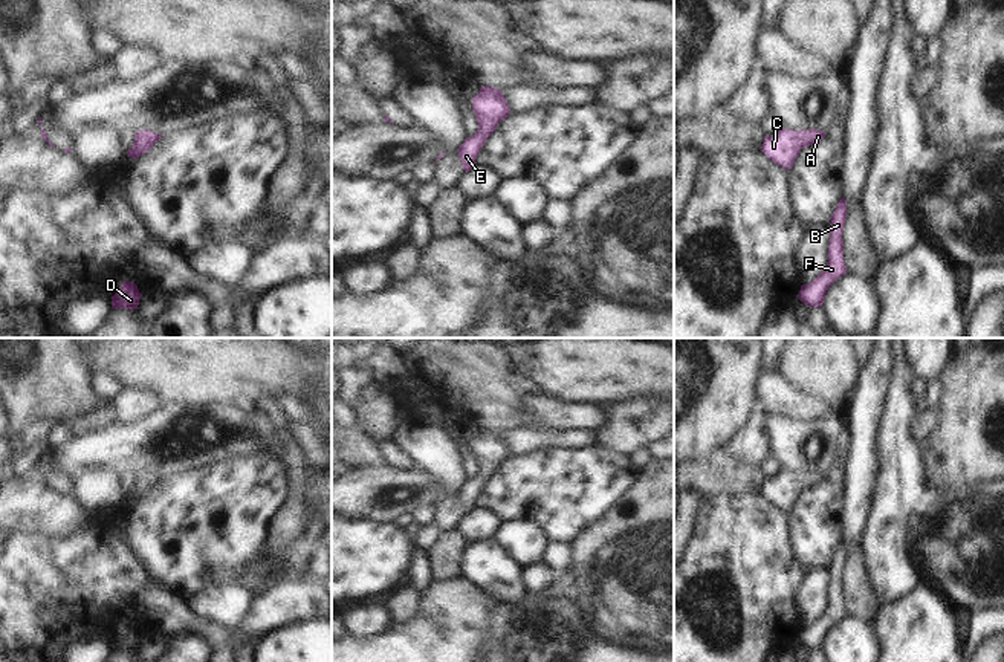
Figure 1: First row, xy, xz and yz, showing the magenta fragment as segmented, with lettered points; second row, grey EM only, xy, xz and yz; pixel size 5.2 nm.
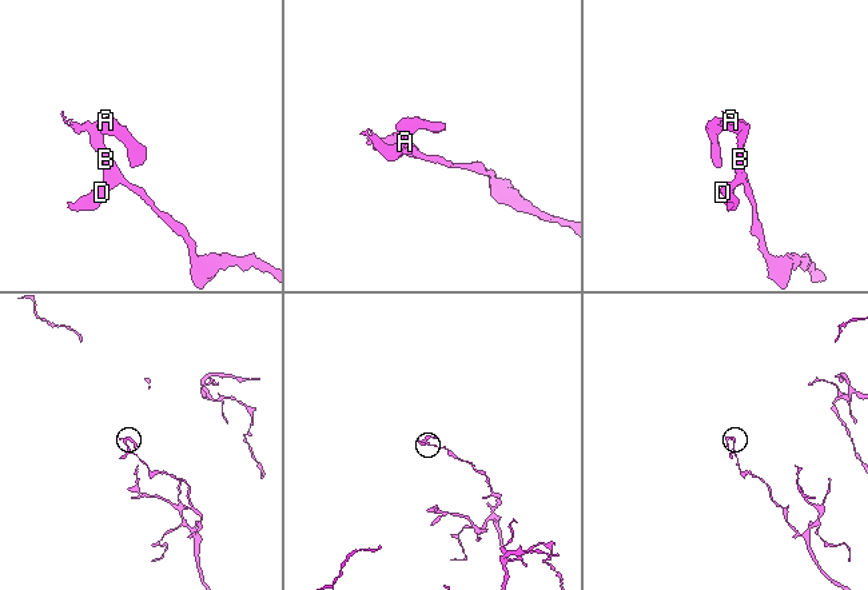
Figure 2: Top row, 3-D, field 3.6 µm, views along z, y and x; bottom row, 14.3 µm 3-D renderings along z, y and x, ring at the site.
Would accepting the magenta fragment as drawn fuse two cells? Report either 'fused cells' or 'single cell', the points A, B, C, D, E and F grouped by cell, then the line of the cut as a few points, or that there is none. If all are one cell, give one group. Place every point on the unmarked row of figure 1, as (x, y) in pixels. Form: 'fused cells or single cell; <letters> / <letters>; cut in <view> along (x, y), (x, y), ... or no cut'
single cell; A B C D E F; no cut

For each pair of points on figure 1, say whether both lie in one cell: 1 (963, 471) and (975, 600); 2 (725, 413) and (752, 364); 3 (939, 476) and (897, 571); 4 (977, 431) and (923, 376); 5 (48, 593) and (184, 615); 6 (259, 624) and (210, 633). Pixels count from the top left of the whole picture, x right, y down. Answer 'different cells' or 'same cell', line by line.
1: different cells
2: same cell
3: different cells
4: different cells
5: different cells
6: same cell

